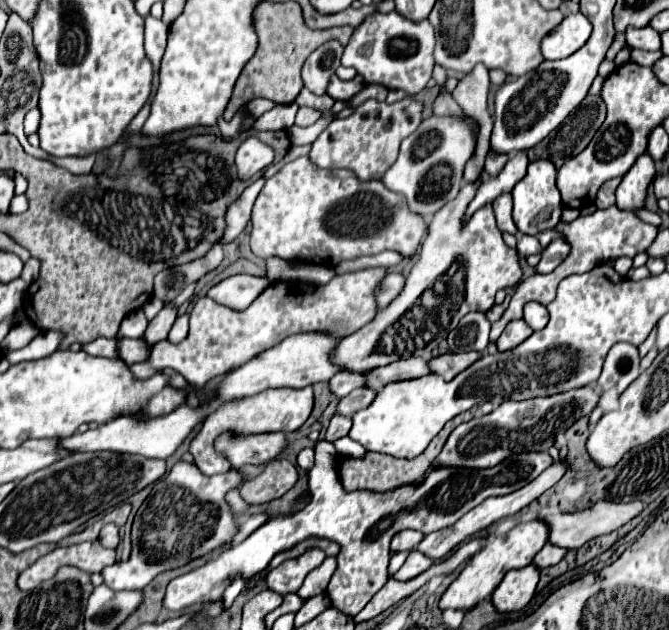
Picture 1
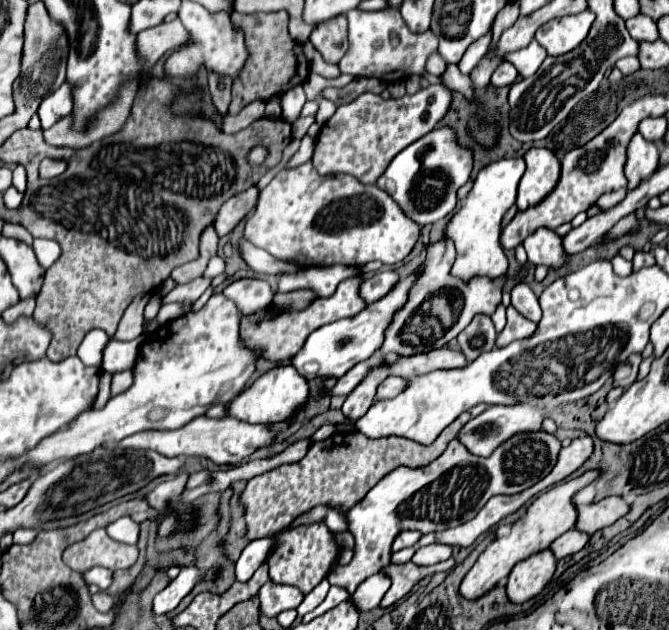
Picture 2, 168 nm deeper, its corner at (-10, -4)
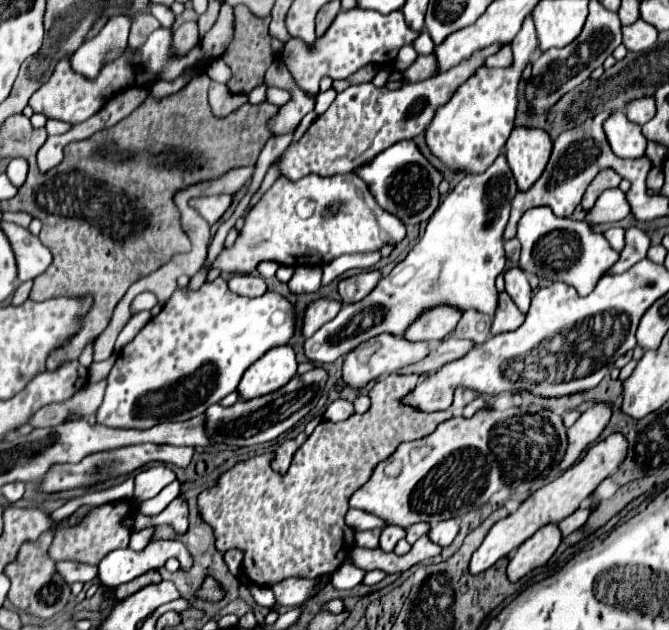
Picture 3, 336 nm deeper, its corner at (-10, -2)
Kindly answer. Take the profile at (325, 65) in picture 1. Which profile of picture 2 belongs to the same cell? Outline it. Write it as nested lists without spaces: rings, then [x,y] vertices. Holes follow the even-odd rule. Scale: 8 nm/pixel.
[[[341,14],[339,18],[331,18],[321,22],[315,34],[311,34],[311,44],[329,64],[339,64],[339,60],[349,50],[347,40],[347,18]]]

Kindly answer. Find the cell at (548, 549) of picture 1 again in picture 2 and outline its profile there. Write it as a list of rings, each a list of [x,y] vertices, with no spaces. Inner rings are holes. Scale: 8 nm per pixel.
[[[571,530],[571,534],[561,534],[553,544],[551,544],[551,552],[557,560],[563,560],[579,550],[583,550],[583,546],[589,542],[587,534],[579,534],[579,530]]]

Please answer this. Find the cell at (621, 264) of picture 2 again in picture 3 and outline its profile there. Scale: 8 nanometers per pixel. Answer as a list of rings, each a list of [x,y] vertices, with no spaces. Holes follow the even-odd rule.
[[[535,206],[527,210],[519,220],[517,238],[521,242],[521,270],[551,282],[575,286],[579,296],[587,296],[591,288],[595,288],[595,280],[599,280],[599,276],[603,276],[605,270],[619,258],[619,252],[609,246],[605,236],[593,232],[585,220],[559,218],[549,206]]]

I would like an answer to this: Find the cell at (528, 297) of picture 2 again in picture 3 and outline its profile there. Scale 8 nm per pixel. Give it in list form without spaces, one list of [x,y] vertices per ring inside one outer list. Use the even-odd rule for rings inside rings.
[[[515,266],[515,268],[505,270],[503,274],[505,274],[505,290],[509,292],[509,296],[517,304],[517,308],[525,314],[529,308],[529,302],[531,302],[531,288],[529,288],[525,272]]]

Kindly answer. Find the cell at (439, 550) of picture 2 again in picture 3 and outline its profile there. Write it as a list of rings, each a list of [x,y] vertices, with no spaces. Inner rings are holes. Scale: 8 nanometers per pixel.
[[[449,518],[449,520],[441,520],[441,522],[433,524],[429,538],[439,546],[449,546],[453,542],[453,538],[457,536],[457,532],[459,532],[459,520]]]

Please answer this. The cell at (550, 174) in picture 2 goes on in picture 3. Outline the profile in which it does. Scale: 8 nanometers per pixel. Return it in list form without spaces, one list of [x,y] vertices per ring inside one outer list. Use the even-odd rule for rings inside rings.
[[[513,128],[507,144],[505,156],[519,190],[531,188],[531,184],[543,174],[543,168],[551,156],[551,138],[539,128]]]

